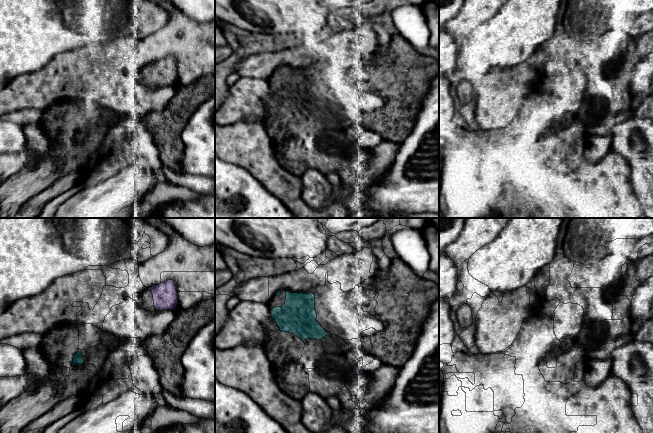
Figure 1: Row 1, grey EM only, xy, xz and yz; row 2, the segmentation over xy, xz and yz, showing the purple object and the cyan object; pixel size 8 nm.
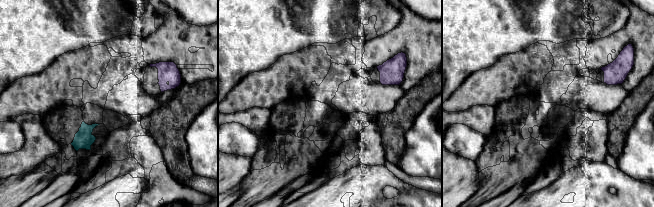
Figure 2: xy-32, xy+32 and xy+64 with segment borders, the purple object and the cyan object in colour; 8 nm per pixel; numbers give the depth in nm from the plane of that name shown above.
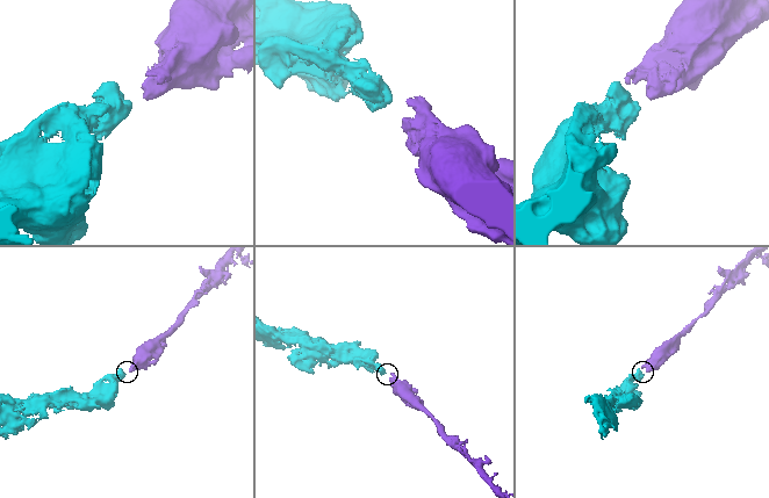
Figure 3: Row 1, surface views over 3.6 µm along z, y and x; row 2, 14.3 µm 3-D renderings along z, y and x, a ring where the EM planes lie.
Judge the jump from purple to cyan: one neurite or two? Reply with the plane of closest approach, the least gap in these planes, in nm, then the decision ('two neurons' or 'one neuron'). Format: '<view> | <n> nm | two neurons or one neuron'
xz | 380 nm | one neuron

